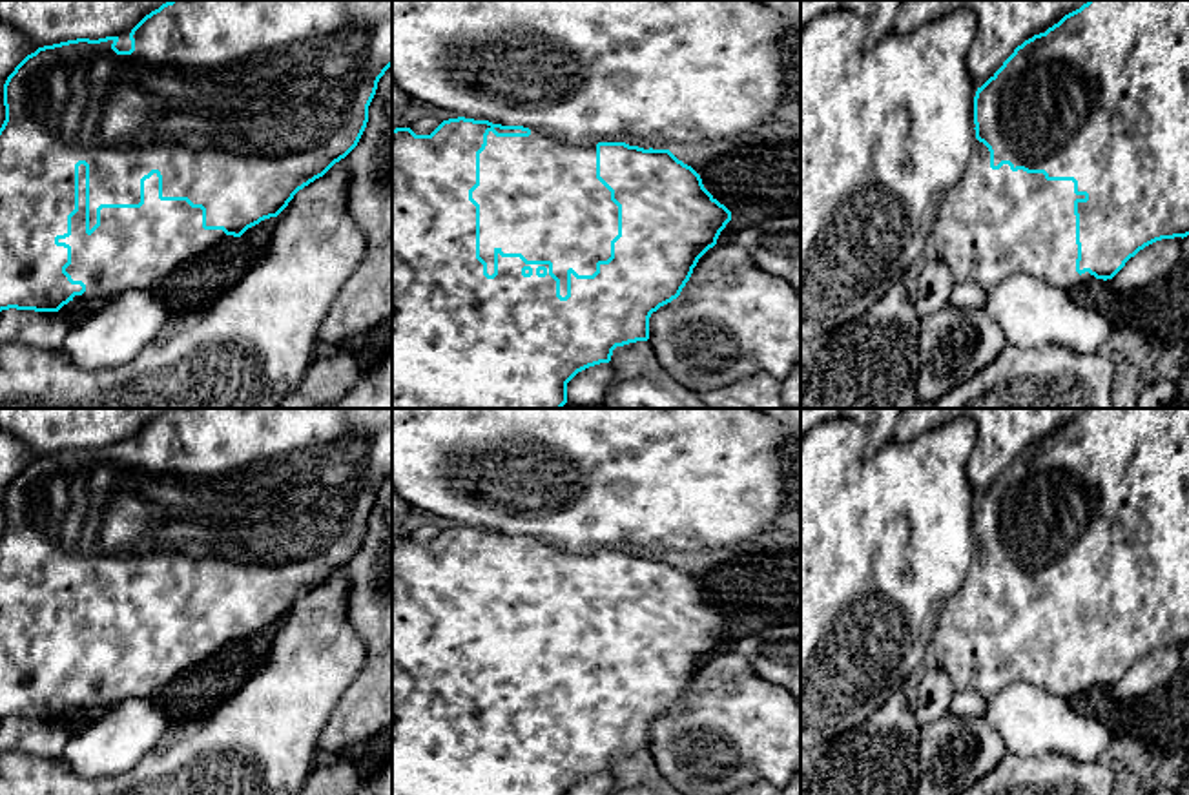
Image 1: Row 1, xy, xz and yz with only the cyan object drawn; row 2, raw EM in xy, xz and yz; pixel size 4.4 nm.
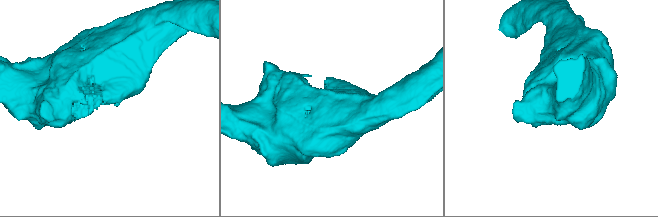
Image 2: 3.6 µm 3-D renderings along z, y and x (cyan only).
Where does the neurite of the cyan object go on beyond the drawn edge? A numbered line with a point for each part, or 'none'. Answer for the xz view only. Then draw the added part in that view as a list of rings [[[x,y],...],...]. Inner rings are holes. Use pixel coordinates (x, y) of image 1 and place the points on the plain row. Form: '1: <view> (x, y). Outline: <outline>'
1: xz (540, 606). Outline: [[[536,538],[529,545],[496,545],[489,540],[472,607],[480,613],[480,666],[489,684],[494,682],[496,656],[522,662],[527,669],[551,669],[560,704],[565,706],[569,676],[578,684],[593,684],[596,671],[611,666],[618,614],[596,587],[596,552],[565,552]]]

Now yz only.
1: yz (992, 633). Outline: [[[976,547],[972,567],[961,589],[950,596],[937,613],[930,664],[941,667],[956,689],[970,689],[990,700],[1014,684],[1030,684],[1061,698],[1096,687],[1089,680],[1076,680],[1076,624],[1074,609],[1085,604],[1074,602],[1072,589],[1047,589],[1043,582],[1012,580],[1008,573],[990,576],[988,556]]]

